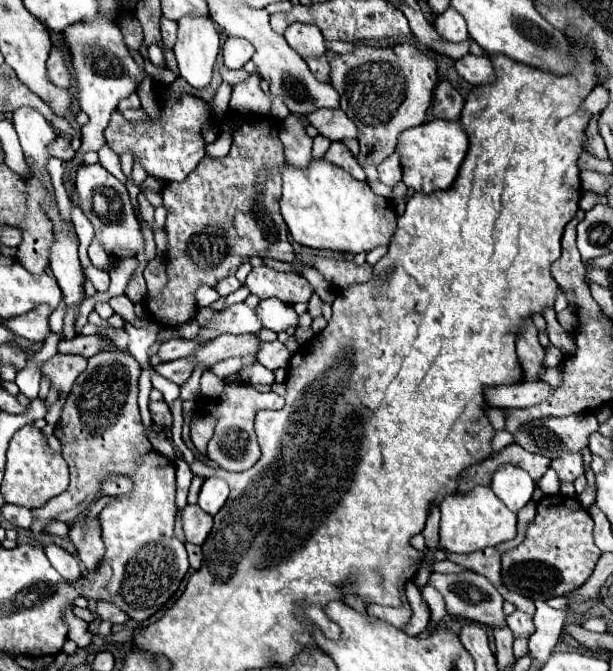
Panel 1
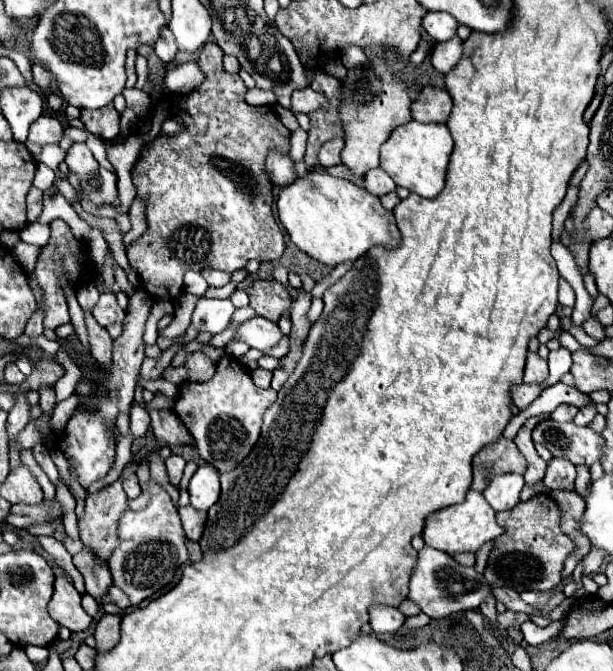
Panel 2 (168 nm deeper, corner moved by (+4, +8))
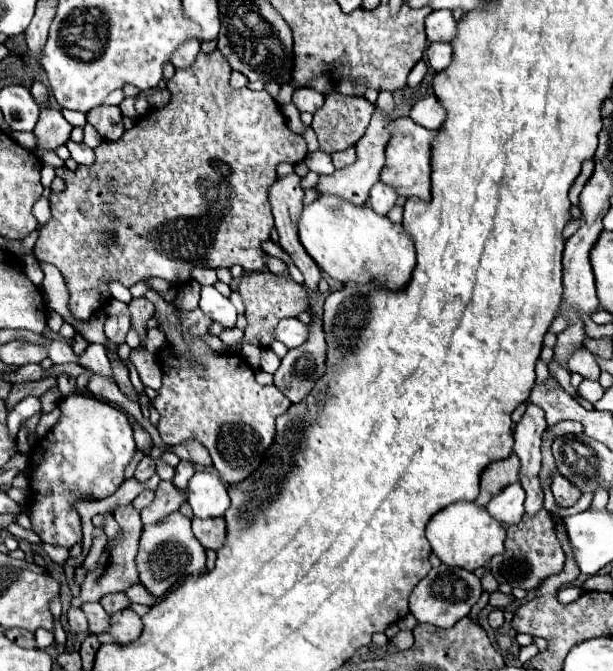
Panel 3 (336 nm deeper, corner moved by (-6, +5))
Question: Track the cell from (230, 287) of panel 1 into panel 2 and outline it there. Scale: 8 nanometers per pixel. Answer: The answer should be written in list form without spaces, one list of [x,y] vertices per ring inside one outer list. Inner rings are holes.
[[[213,268],[203,270],[201,276],[207,280],[209,286],[225,286],[225,284],[231,280],[231,278],[229,278],[229,276],[231,276],[229,272],[221,272],[221,270],[213,270]]]

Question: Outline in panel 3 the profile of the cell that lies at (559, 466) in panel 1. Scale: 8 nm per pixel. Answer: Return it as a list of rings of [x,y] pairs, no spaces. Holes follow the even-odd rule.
[[[557,473],[557,475],[553,477],[551,491],[553,491],[553,495],[555,495],[557,505],[561,505],[561,507],[571,507],[571,505],[575,505],[575,503],[579,501],[579,497],[581,497],[581,491],[579,491],[569,479],[565,479],[561,473]]]

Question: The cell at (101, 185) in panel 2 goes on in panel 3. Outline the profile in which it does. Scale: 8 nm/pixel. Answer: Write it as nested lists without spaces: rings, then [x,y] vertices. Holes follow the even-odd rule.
[[[67,141],[67,149],[71,153],[71,159],[77,161],[79,165],[93,165],[95,163],[95,151],[89,149],[85,143]]]

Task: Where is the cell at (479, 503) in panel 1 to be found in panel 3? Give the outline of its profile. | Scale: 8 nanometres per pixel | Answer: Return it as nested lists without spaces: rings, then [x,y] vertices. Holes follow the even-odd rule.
[[[453,503],[441,509],[437,515],[433,515],[427,523],[427,539],[433,547],[433,553],[443,563],[463,567],[469,571],[487,565],[491,557],[503,553],[505,537],[507,533],[503,525],[499,525],[499,521],[493,519],[489,511],[485,507],[479,507],[477,503]]]

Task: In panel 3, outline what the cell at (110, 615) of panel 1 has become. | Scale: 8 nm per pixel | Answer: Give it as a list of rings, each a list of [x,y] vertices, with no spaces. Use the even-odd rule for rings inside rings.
[[[133,585],[133,587],[129,587],[127,591],[125,591],[125,595],[129,597],[129,601],[131,603],[141,603],[141,605],[153,605],[155,603],[155,597],[151,597],[145,589],[143,589],[143,585]]]

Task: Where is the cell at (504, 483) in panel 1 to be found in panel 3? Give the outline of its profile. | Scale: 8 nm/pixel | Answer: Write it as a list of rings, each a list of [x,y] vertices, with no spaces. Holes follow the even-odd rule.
[[[511,483],[507,485],[507,489],[503,489],[499,495],[495,495],[489,505],[487,511],[501,523],[517,523],[521,521],[525,509],[525,489],[521,483]]]

